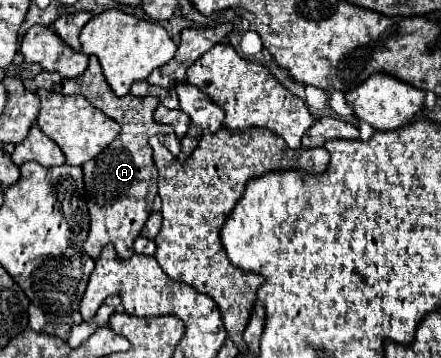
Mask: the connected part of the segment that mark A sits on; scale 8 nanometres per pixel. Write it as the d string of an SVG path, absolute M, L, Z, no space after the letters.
M93 55L89 57L89 67L83 75L75 79L63 79L59 85L53 87L53 91L61 95L83 95L89 99L93 107L97 107L99 111L103 111L105 115L109 115L121 125L119 137L113 143L109 143L95 159L81 165L83 183L89 197L87 207L89 207L89 219L91 219L89 237L83 243L83 249L91 259L97 259L101 253L101 247L105 247L107 243L113 243L119 257L129 259L135 253L133 241L141 233L141 227L147 221L147 217L151 215L151 205L147 197L156 196L158 192L158 171L153 165L153 151L147 139L149 135L175 135L175 133L171 131L171 127L155 123L153 111L159 105L157 99L153 97L139 99L133 95L117 97L107 85L107 81L103 79L99 61Z

